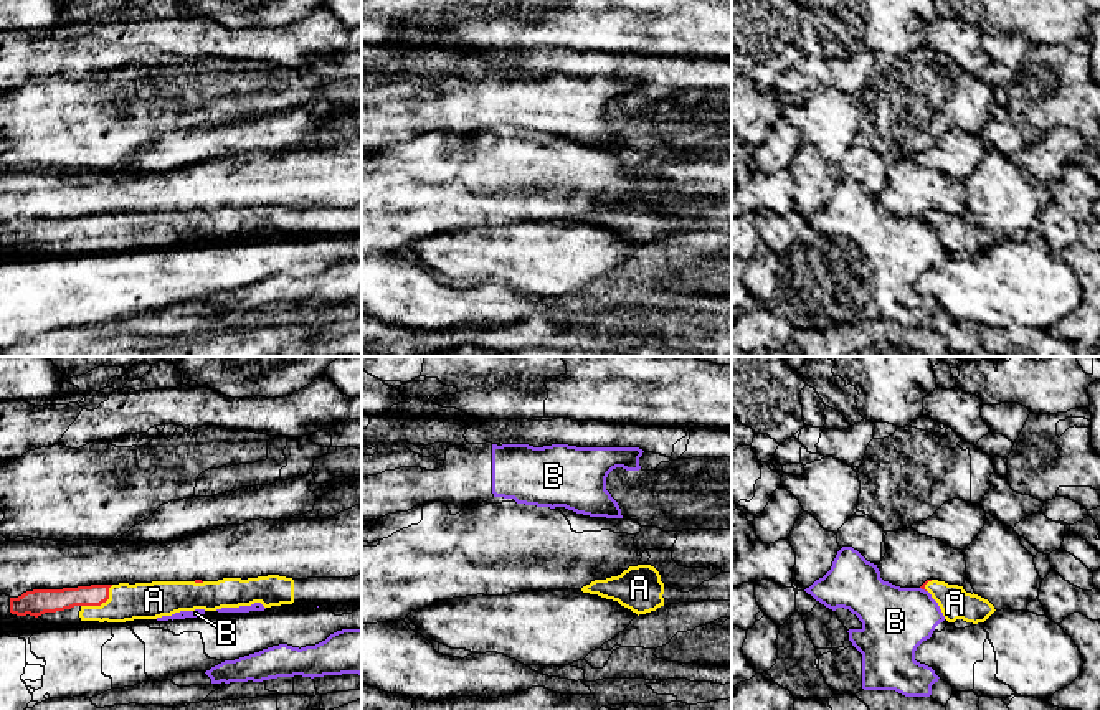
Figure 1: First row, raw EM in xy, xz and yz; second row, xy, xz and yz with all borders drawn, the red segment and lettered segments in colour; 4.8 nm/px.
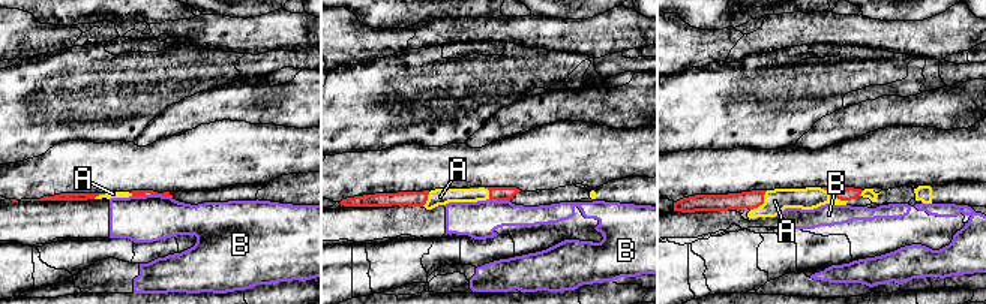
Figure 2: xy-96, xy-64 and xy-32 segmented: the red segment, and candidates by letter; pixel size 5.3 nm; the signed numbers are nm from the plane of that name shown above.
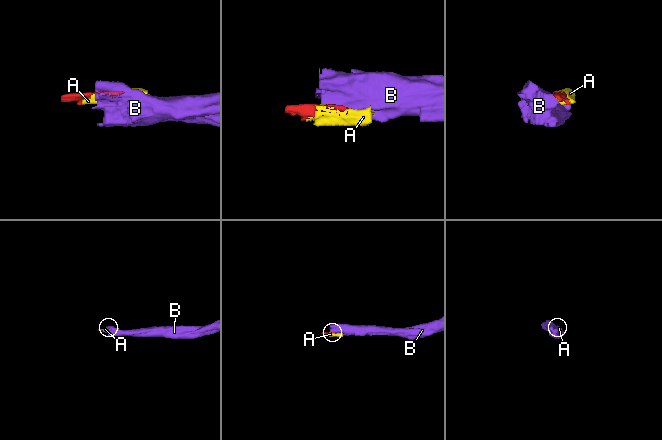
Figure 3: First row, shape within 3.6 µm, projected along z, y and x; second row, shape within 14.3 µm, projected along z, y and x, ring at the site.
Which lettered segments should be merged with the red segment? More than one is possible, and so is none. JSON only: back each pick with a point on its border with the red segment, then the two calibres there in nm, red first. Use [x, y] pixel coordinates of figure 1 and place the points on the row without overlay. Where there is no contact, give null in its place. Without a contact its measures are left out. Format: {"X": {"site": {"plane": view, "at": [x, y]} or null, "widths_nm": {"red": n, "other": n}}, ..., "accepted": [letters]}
{"A": {"site": {"plane": "xy", "at": [101, 233]}, "widths_nm": {"red": 110, "other": 180}}, "accepted": ["A"]}

